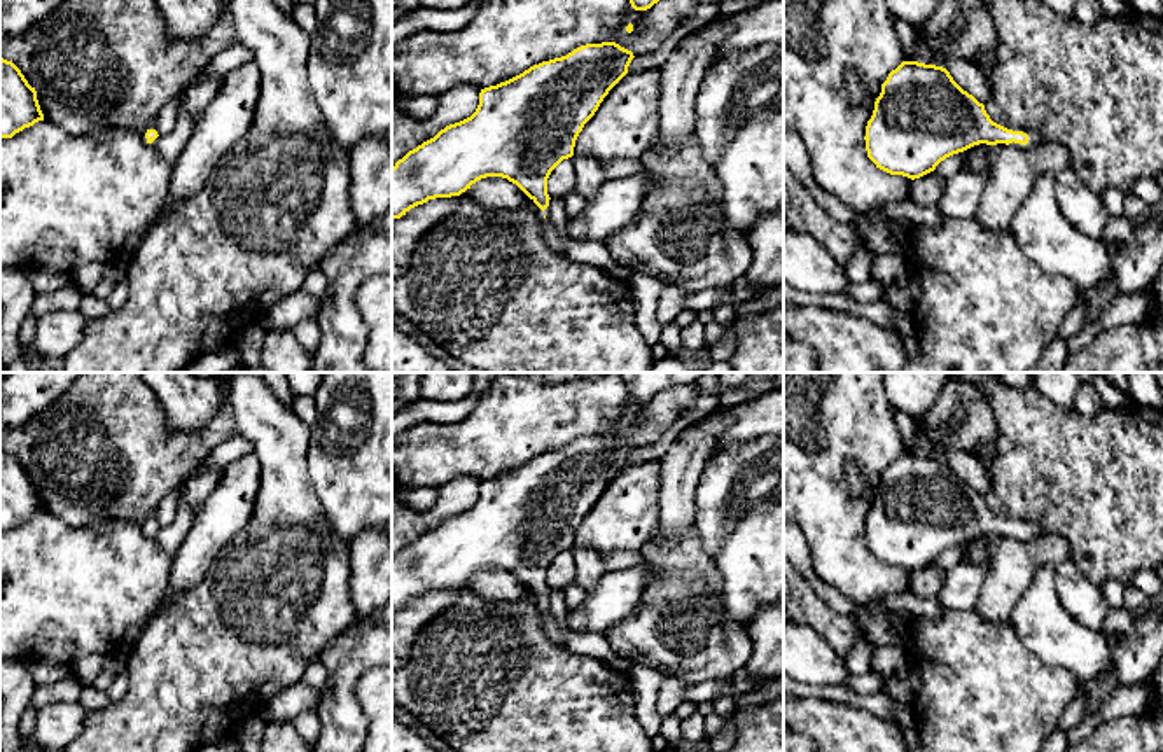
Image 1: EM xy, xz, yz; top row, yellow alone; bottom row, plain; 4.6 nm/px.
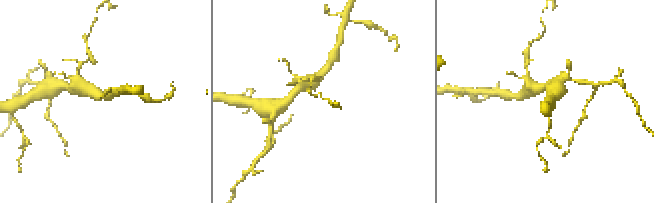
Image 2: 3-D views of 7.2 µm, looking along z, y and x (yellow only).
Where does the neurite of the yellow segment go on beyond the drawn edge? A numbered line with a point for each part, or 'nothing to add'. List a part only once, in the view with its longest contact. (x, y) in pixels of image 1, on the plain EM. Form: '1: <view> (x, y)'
1: yz (1036, 530)

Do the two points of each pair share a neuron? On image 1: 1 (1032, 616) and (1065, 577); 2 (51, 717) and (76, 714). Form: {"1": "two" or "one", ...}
{"1": "two", "2": "one"}

